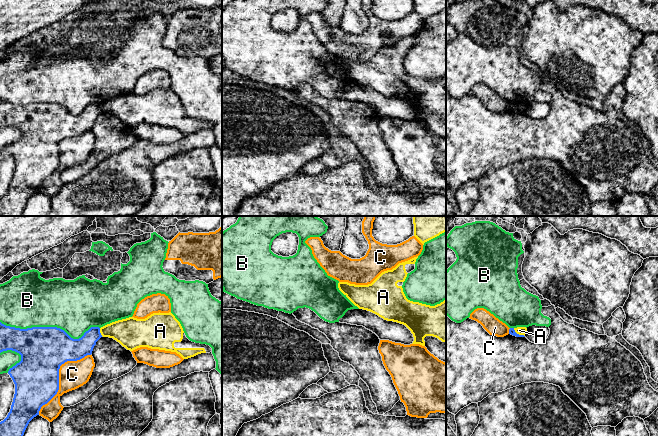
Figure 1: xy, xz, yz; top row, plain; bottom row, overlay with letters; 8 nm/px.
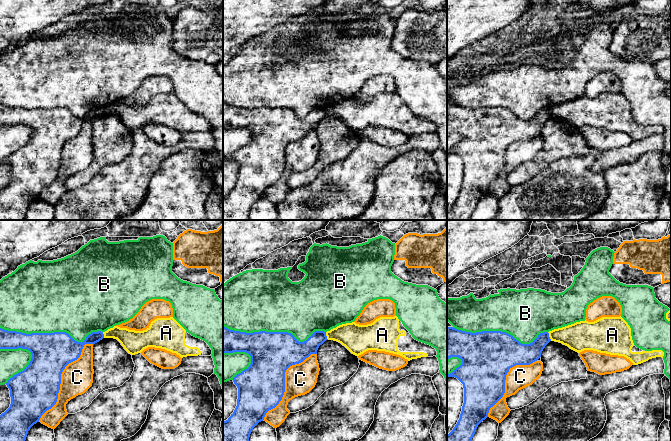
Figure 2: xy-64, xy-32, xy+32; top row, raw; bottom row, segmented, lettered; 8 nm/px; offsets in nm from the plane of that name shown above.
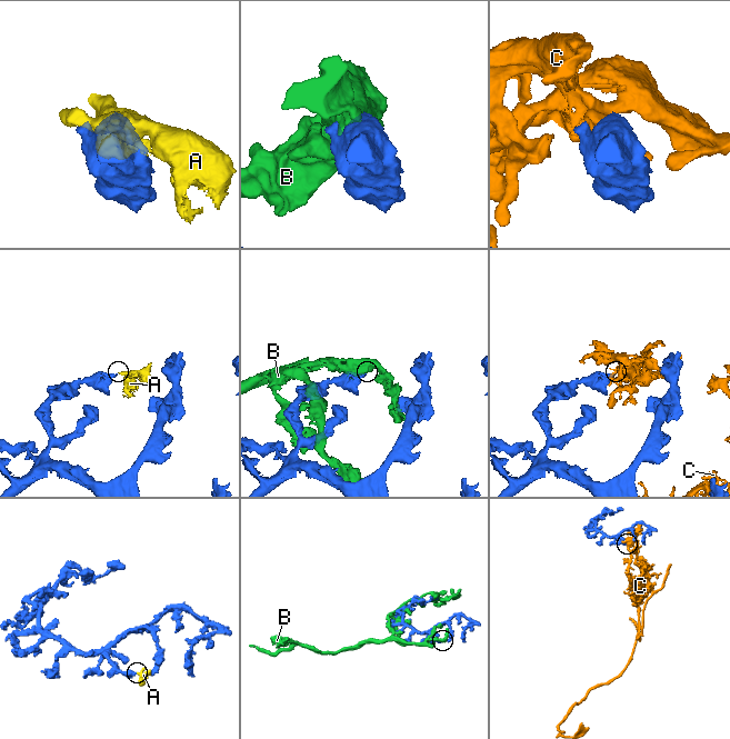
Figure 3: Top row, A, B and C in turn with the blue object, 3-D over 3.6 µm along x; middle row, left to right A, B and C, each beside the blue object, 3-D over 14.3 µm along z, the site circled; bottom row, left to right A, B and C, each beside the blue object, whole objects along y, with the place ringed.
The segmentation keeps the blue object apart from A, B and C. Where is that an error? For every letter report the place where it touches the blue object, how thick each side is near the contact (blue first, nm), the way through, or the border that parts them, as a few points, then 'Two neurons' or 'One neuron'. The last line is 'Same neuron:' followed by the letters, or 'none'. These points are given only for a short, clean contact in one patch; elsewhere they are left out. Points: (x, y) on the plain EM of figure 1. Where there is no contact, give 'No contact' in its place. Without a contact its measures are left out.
A: Touches blue at yz (518, 110). Thickness 50 nm (blue) against 60 nm. Boundary: yz (513, 104), (517, 109), (524, 112). Two neurons
B: Touches blue at xy (50, 103). Thickness 380 nm (blue) against 420 nm. Two neurons
C: Touches blue at xy (58, 152). Thickness 380 nm (blue) against 220 nm. Two neurons
Same neuron: none

